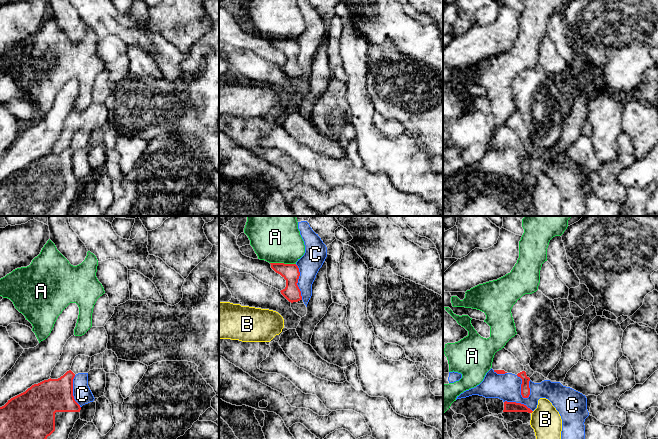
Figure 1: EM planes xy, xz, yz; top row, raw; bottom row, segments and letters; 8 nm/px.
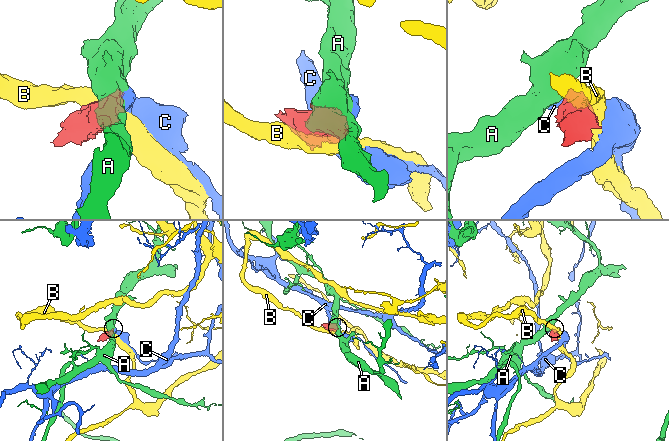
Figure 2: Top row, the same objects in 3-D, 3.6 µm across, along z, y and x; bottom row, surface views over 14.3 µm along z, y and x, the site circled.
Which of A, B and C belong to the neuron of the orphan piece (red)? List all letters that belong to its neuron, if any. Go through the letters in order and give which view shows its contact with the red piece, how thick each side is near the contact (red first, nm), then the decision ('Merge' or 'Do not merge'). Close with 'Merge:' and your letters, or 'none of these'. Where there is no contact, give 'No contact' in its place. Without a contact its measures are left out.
A: Touches red in xz. Thickness 140 nm (red) against 320 nm. Do not merge
B: No contact. Do not merge
C: Touches red in yz. Thickness 80 nm (red) against 220 nm. Do not merge
Merge: none of these

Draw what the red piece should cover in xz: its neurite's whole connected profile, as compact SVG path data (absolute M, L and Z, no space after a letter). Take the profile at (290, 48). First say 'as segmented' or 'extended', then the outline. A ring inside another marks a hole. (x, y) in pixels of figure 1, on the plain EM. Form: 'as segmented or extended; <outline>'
as segmented; M270 39L271 44L286 56L286 63L281 70L291 79L302 76L301 67L297 61L300 52L296 40Z

